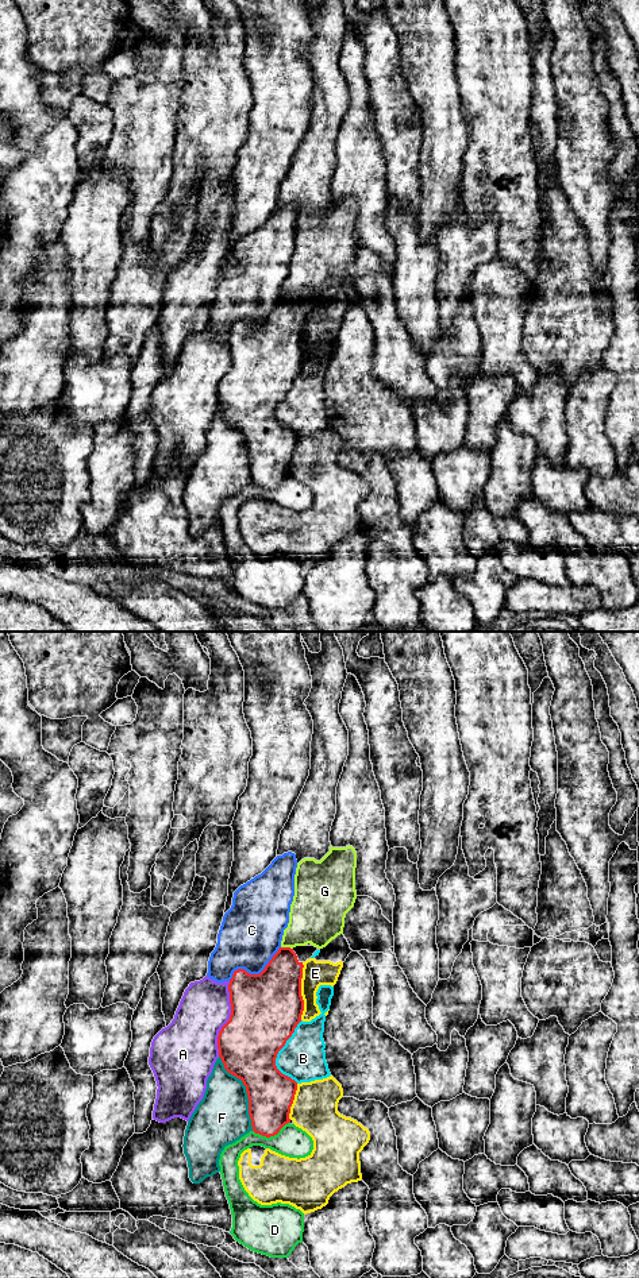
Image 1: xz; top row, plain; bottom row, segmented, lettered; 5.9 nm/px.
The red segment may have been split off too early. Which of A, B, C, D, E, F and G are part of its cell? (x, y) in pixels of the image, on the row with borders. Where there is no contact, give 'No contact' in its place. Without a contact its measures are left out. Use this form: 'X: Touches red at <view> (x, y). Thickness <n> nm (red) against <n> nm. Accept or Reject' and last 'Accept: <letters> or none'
A: Touches red at xz (230, 1019). Thickness 420 nm (red) against 300 nm. Reject
B: Touches red at xz (277, 1053). Thickness 400 nm (red) against 280 nm. Reject
C: Touches red at xz (256, 975). Thickness 420 nm (red) against 360 nm. Reject
D: Touches red at xz (270, 1135). Thickness 280 nm (red) against 180 nm. Reject
E: Touches red at xz (300, 991). Thickness 420 nm (red) against 160 nm. Reject
F: Touches red at xz (246, 1091). Thickness 340 nm (red) against 320 nm. Reject
G: Touches red at xz (287, 948). Thickness 280 nm (red) against 320 nm. Reject
Accept: none

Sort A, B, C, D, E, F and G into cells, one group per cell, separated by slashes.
A / B G / C / D / E / F

